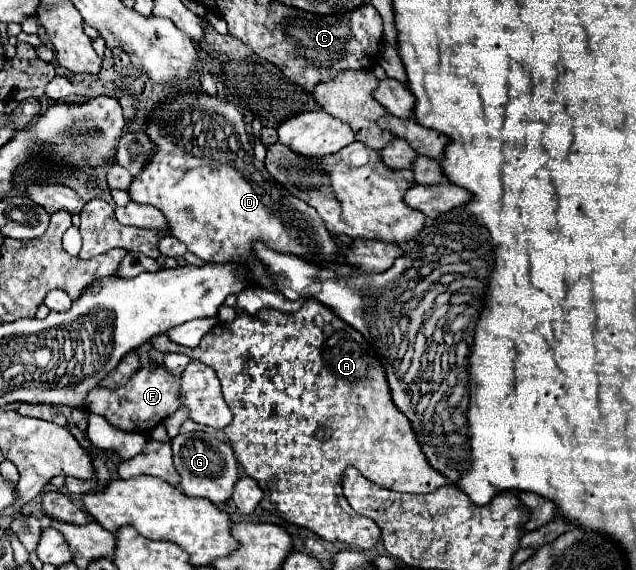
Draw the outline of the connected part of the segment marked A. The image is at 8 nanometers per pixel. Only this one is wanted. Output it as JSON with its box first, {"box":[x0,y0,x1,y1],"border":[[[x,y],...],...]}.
{"box":[181,298,447,550],"border":[[[309,298],[305,302],[305,306],[299,310],[299,312],[279,312],[279,310],[273,310],[273,308],[263,308],[259,310],[257,314],[247,314],[247,312],[239,312],[237,318],[229,324],[223,324],[219,322],[201,342],[197,348],[191,348],[191,350],[181,350],[181,352],[187,352],[189,358],[193,360],[199,360],[211,368],[215,368],[215,372],[219,374],[219,380],[221,380],[221,388],[223,388],[223,398],[227,402],[227,406],[231,408],[233,412],[233,420],[229,426],[225,426],[225,430],[221,428],[217,432],[217,438],[221,442],[227,442],[235,456],[237,456],[237,462],[239,466],[243,468],[243,472],[251,478],[257,480],[259,488],[263,490],[263,502],[261,506],[265,510],[269,510],[271,514],[277,514],[279,518],[291,522],[291,524],[297,524],[297,526],[303,526],[303,528],[309,528],[311,532],[315,532],[317,536],[321,536],[323,540],[329,540],[329,542],[345,542],[345,544],[351,544],[351,546],[357,546],[361,550],[371,550],[375,548],[375,544],[379,542],[381,538],[381,530],[379,526],[367,518],[367,516],[359,516],[355,514],[353,510],[349,510],[349,504],[341,492],[341,476],[343,476],[343,470],[347,466],[355,466],[365,478],[373,480],[375,484],[383,484],[383,488],[391,488],[395,492],[411,492],[411,494],[427,494],[427,492],[435,492],[437,488],[445,486],[447,484],[447,478],[437,472],[435,468],[431,468],[431,464],[425,460],[425,454],[421,450],[421,444],[417,442],[417,434],[413,432],[413,426],[411,426],[411,420],[393,404],[393,398],[391,398],[391,388],[387,384],[387,376],[385,376],[385,368],[379,360],[379,356],[375,354],[373,346],[361,336],[361,332],[357,332],[353,326],[349,326],[347,322],[343,322],[331,308],[325,308],[321,302]]]}

